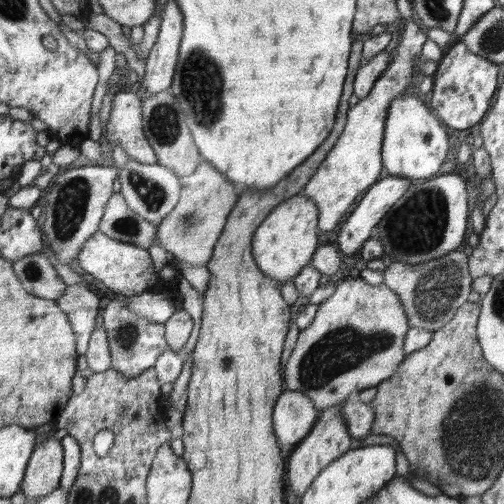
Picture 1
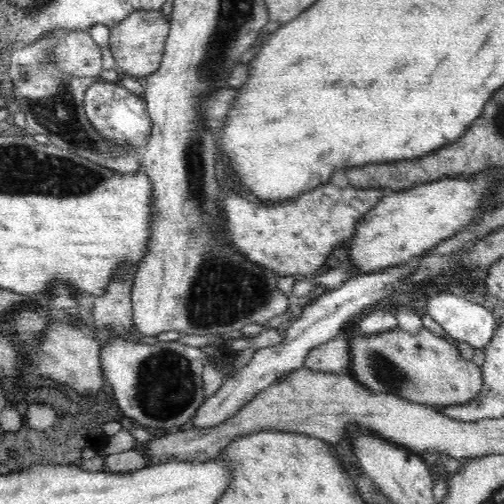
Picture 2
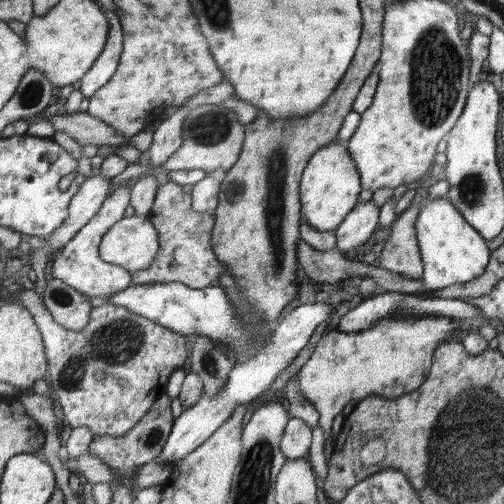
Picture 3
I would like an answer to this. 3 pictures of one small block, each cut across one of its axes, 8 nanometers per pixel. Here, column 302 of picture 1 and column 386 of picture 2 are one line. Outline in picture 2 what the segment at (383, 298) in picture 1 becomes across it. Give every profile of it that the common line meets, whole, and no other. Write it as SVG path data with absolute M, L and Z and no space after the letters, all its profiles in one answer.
M354 320L346 332L350 334L352 378L370 392L386 392L408 402L438 408L464 406L478 398L484 388L482 366L476 366L472 360L468 362L456 348L458 344L454 340L448 336L436 336L424 326L414 336L400 326L374 336L366 336L358 330L358 322Z

